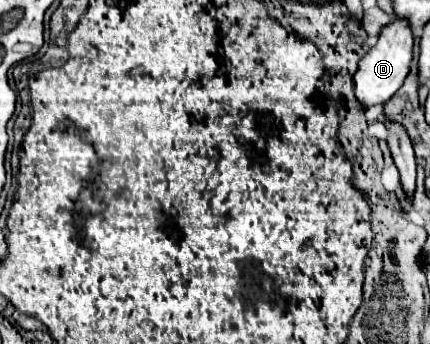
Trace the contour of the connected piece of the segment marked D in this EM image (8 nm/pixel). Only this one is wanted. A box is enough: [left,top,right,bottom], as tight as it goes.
[353,20,413,110]

